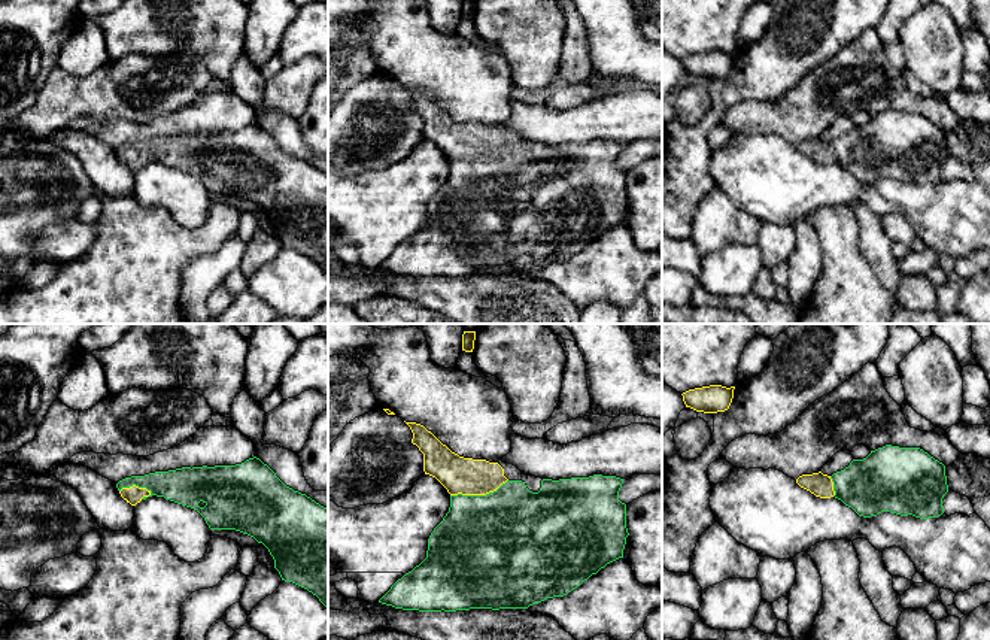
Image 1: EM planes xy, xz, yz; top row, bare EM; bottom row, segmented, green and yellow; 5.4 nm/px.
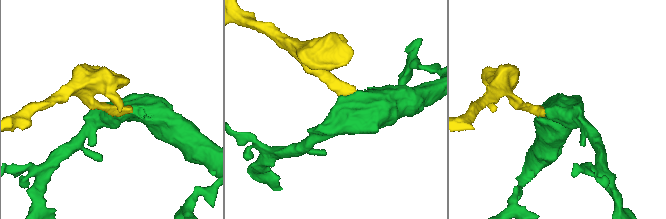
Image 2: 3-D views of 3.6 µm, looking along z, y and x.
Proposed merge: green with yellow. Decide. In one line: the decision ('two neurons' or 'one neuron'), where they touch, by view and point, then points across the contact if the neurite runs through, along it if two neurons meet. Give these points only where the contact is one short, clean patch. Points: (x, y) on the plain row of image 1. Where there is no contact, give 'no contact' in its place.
one neuron; meets green in xz at (479, 161); runs through xz (483, 208), (483, 167), (479, 161), (458, 140)

